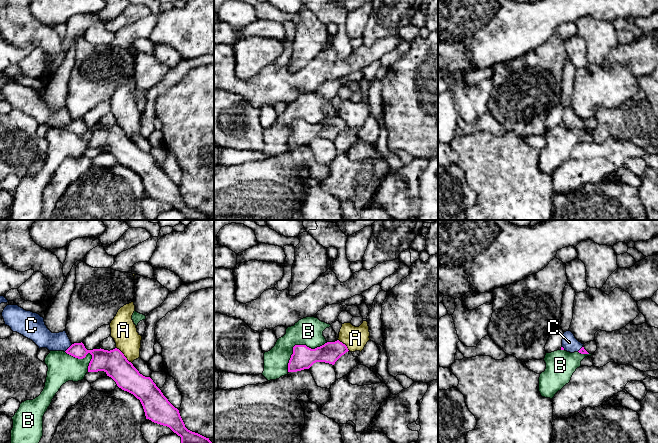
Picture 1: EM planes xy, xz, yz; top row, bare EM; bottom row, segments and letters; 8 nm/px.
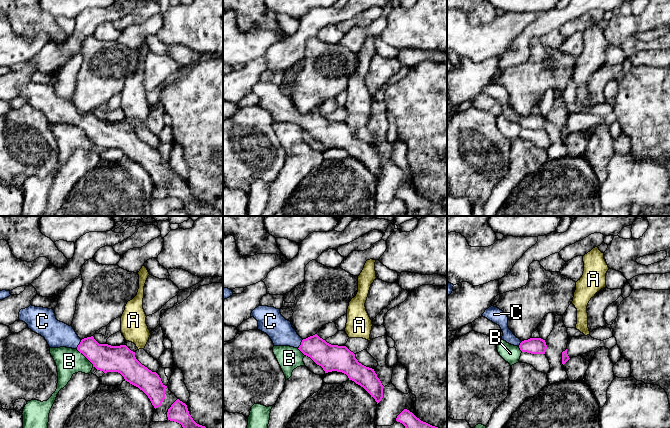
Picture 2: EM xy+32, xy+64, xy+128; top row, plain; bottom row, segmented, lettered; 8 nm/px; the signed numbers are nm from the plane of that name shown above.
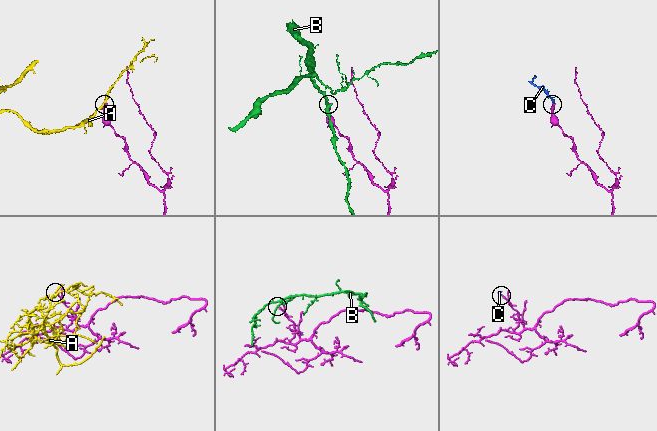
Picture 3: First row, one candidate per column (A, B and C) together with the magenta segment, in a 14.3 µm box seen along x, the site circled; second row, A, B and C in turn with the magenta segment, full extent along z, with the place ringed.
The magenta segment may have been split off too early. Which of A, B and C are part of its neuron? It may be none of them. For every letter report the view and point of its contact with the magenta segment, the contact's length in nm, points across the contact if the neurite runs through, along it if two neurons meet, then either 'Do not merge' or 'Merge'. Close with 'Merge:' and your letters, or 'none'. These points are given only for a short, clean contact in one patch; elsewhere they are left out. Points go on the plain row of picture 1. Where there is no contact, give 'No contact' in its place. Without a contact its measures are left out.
A: Touches magenta at xy (123, 131). Shared border 180 nm. Boundary: xy (116, 123), (131, 139). Do not merge
B: Touches magenta at xz (298, 121). Shared border 400 nm. Do not merge
C: Touches magenta at xy (69, 123). Shared border 90 nm. Path across: xy (77, 126), (69, 123), (41, 111). Merge
Merge: C

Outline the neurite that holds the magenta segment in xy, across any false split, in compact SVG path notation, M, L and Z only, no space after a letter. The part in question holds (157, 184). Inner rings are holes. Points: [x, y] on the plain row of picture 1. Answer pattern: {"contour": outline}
{"contour": "M7 81L2 88L2 93L5 101L9 102L13 108L32 116L39 125L64 127L78 135L83 135L90 129L92 135L88 148L104 147L119 164L140 176L146 195L169 203L181 213L181 220L213 220L209 214L185 203L179 186L168 177L150 153L139 149L119 125L87 126L82 118L72 120L66 107L52 109L45 101L43 93L26 87L18 81Z"}

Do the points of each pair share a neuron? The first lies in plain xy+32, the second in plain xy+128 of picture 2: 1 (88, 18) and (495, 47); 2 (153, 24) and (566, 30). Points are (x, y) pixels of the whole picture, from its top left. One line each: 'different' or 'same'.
1: different
2: different

